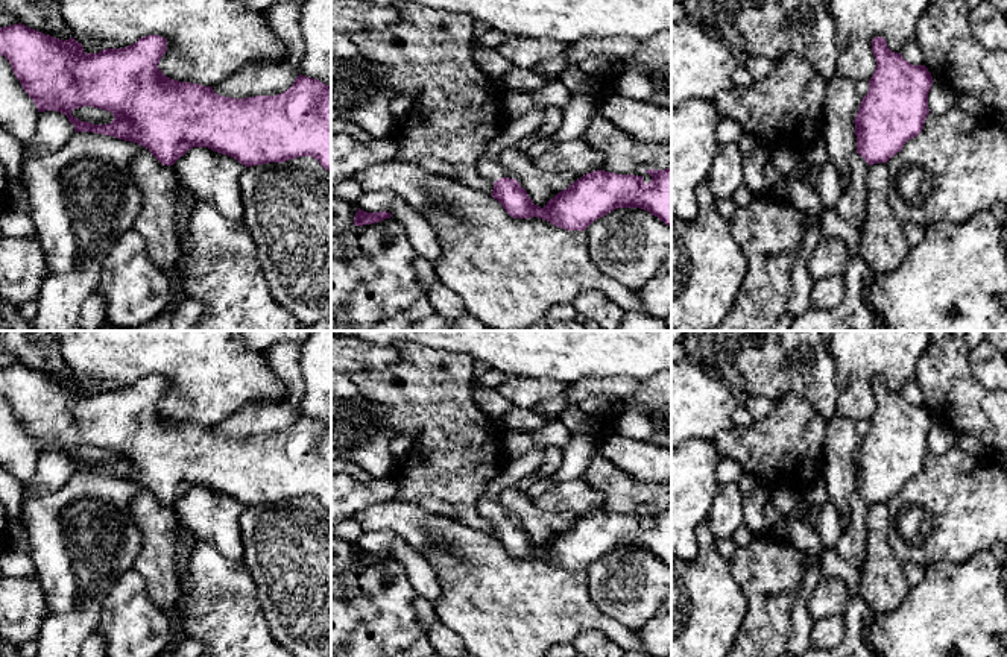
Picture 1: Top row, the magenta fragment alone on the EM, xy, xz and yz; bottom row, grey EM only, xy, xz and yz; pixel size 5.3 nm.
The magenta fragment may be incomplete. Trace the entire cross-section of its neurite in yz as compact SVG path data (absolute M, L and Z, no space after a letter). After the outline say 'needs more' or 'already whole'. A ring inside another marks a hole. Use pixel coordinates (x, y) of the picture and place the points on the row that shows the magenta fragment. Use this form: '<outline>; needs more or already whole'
M882 36L872 39L872 52L876 67L854 120L857 152L849 159L848 188L835 208L858 232L866 215L869 167L885 164L922 132L934 82L925 65L913 65L892 52Z; needs more

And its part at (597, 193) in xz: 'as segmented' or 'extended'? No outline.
extended

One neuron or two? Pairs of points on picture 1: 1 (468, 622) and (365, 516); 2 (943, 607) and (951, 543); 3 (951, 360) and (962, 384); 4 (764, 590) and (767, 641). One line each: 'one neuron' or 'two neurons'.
1: one neuron
2: two neurons
3: one neuron
4: one neuron

